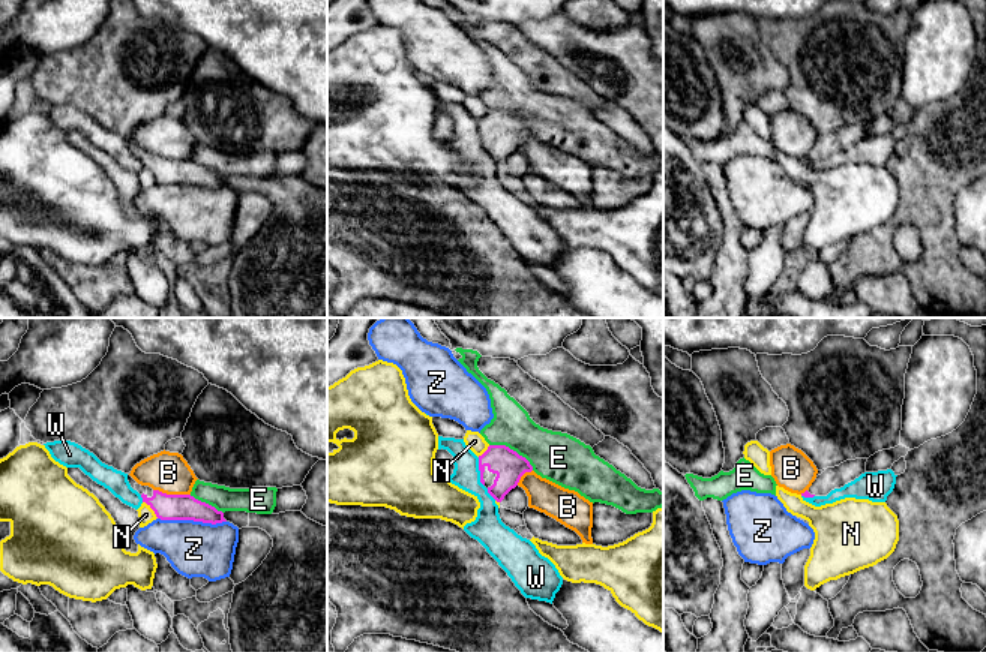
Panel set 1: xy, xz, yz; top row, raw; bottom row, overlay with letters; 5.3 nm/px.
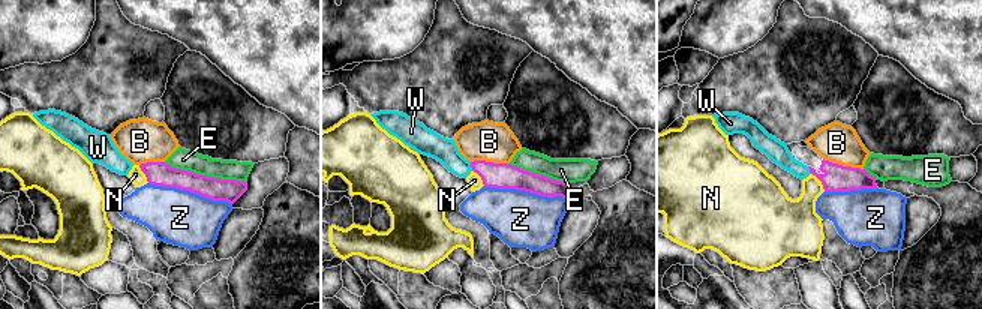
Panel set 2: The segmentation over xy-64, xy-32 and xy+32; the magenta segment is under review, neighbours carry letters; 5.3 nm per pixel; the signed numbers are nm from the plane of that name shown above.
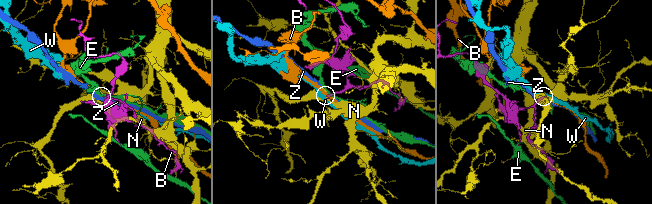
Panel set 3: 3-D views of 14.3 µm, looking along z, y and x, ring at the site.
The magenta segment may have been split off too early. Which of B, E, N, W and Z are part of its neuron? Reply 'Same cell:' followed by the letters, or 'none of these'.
Same cell: none of these

